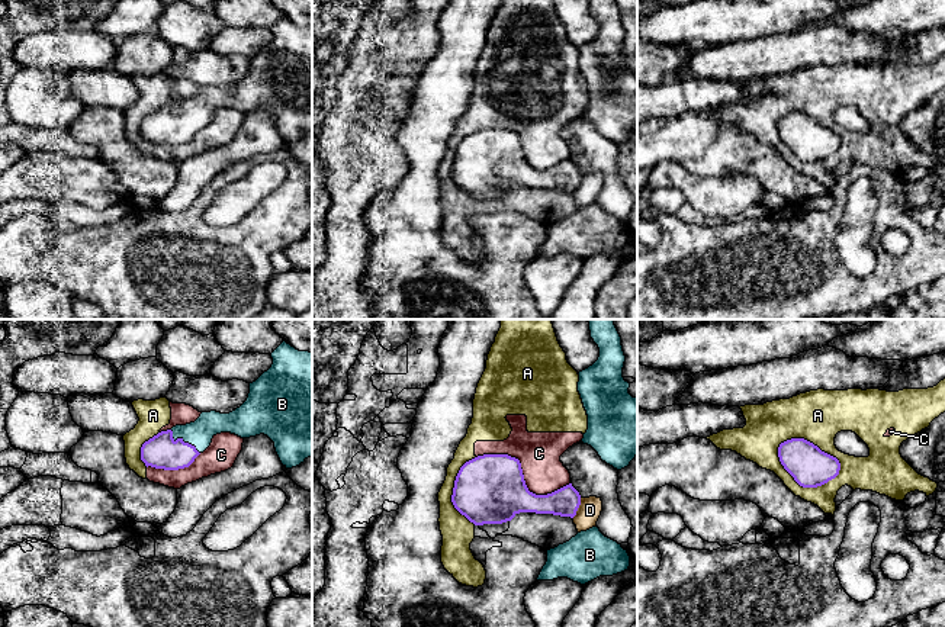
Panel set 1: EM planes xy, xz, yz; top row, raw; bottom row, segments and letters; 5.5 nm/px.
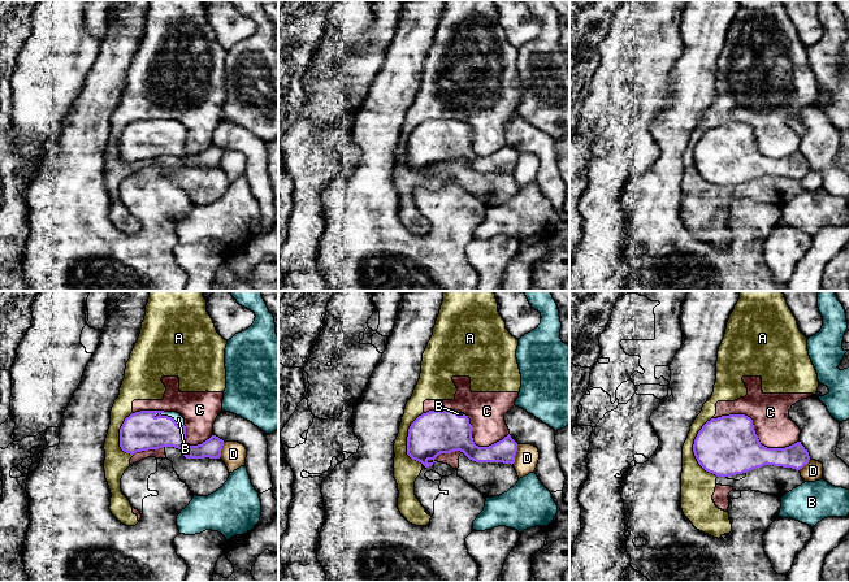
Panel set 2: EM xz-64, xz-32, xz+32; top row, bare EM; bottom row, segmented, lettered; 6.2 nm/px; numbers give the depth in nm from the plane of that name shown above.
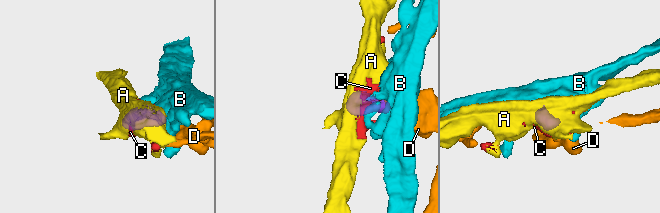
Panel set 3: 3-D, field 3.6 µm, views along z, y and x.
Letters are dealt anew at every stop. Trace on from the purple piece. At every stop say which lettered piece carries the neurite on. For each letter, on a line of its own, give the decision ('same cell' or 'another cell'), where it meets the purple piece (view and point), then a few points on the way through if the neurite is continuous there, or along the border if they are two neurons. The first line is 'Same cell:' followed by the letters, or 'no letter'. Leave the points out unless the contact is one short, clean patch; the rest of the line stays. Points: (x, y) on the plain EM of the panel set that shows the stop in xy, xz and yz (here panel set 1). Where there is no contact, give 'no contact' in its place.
Same cell: B
A: another cell; contact yz (813, 119)
B: same cell; contact xy (182, 115); way xy (161, 126), (172, 125), (182, 115), (190, 115), (199, 108)
C: another cell; contact xz (523, 150)
D: another cell; contact xz (578, 182); border xz (581, 173), (581, 179), (572, 193)

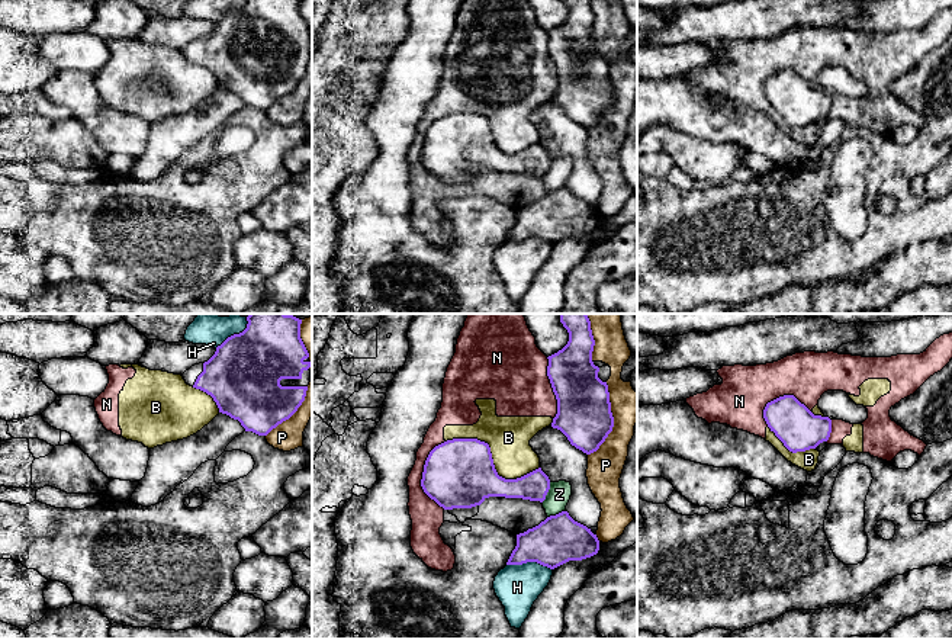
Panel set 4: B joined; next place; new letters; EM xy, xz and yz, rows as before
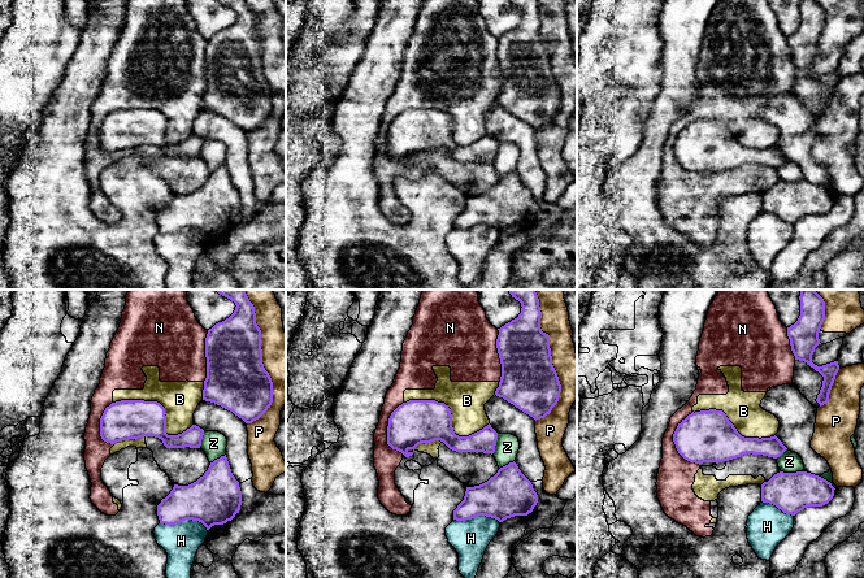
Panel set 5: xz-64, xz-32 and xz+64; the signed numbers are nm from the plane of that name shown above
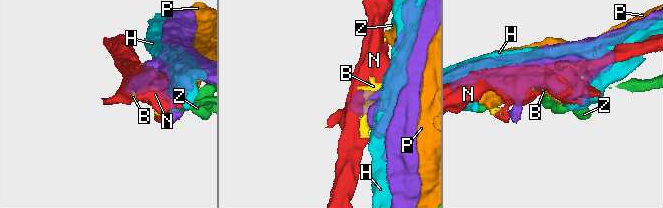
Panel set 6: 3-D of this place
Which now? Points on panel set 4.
Same cell: no letter
B: another cell; contact xz (492, 134)
H: another cell; contact xz (530, 235)
N: another cell; contact xz (423, 150)
P: another cell; contact xz (613, 95)
Z: another cell; contact xz (547, 166)

